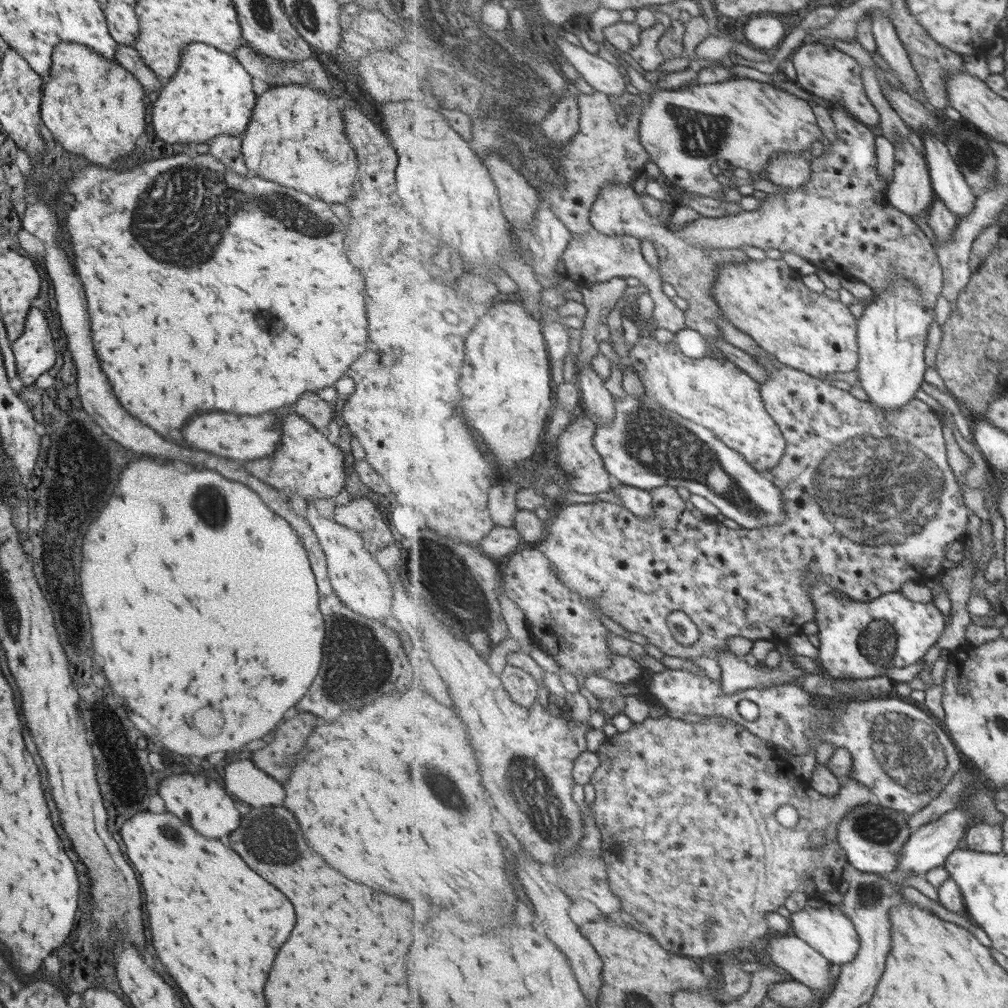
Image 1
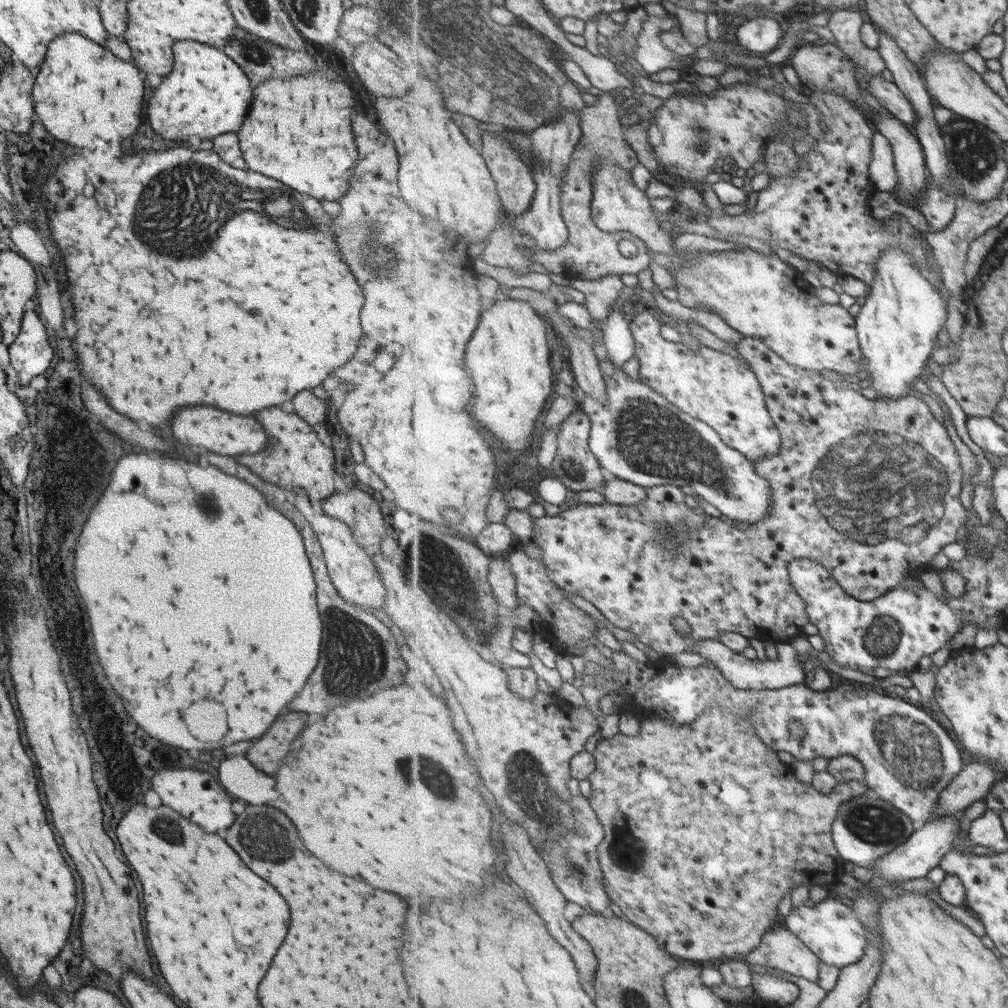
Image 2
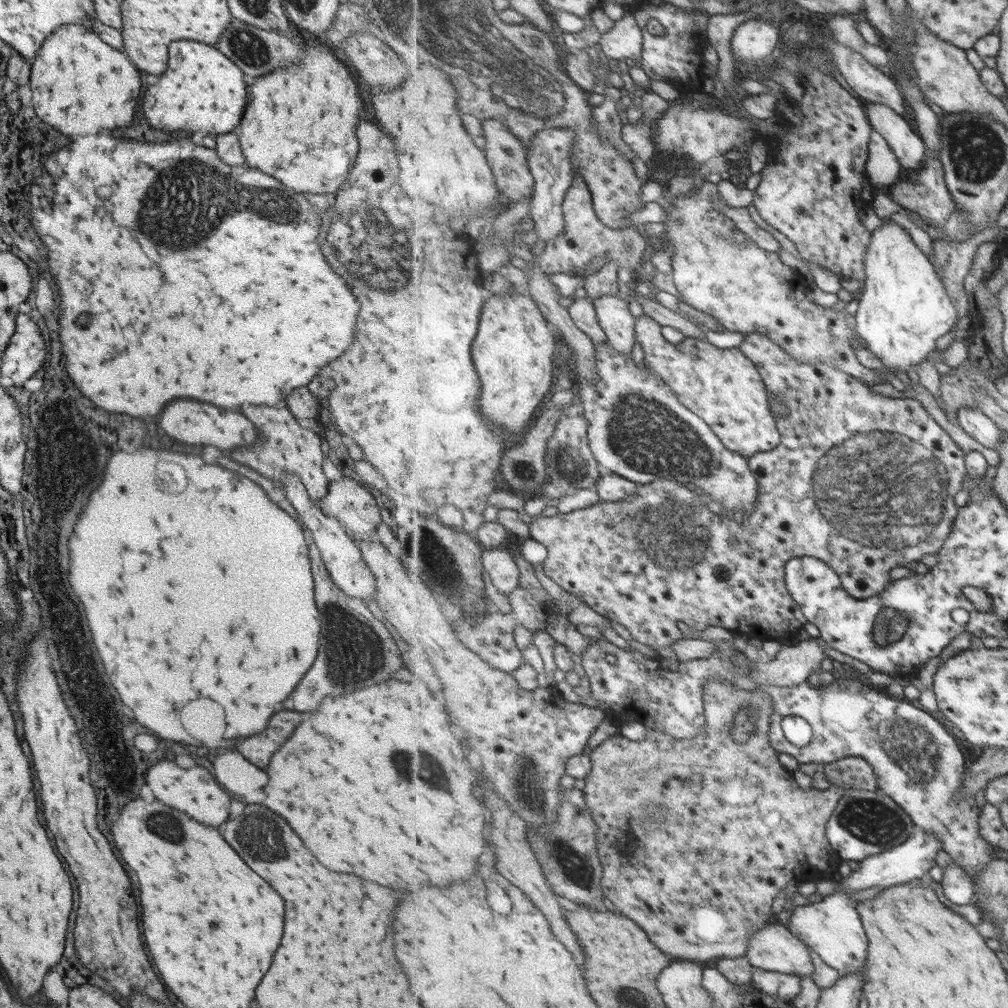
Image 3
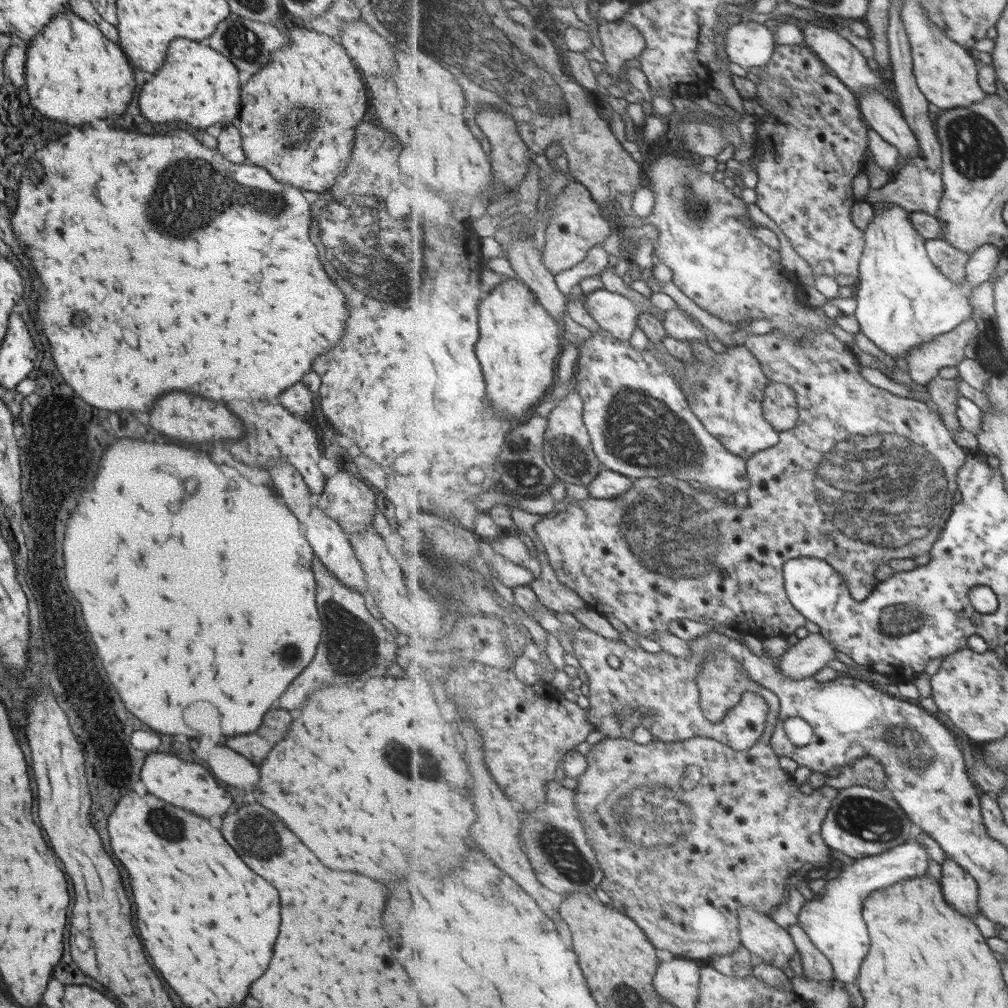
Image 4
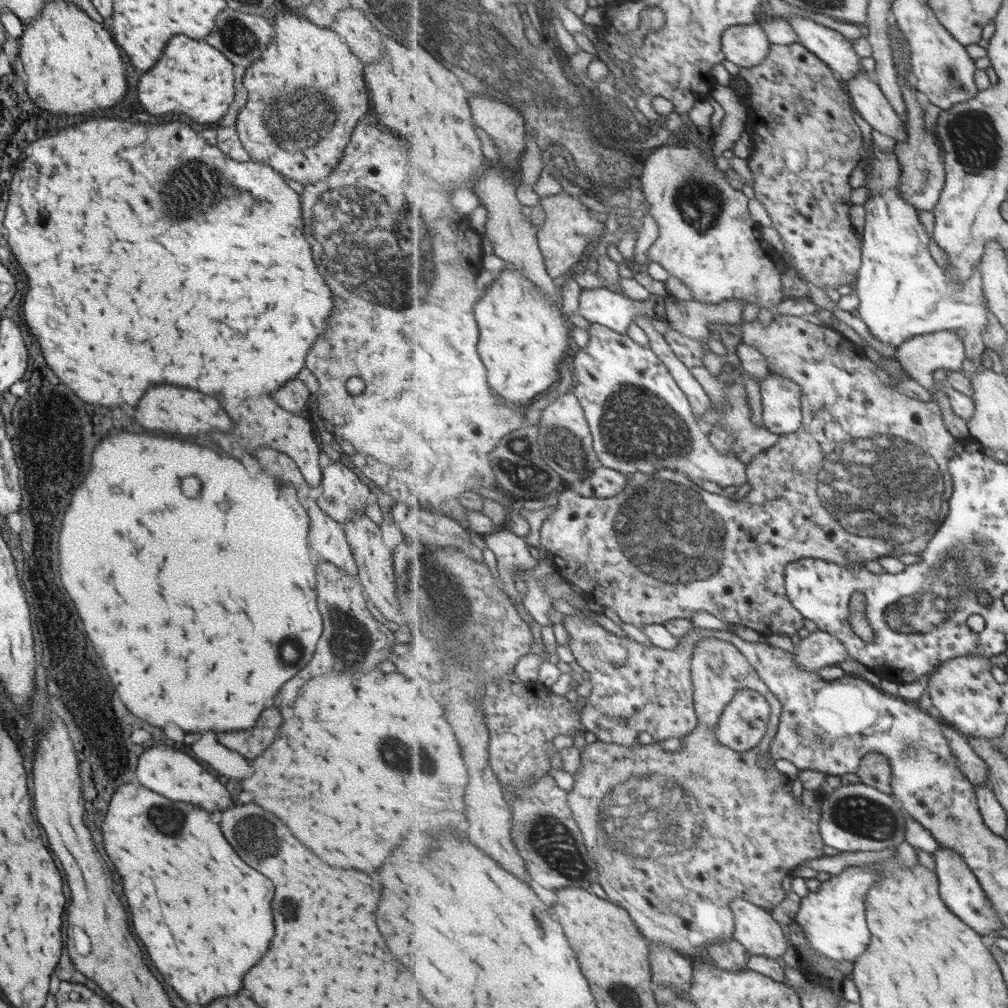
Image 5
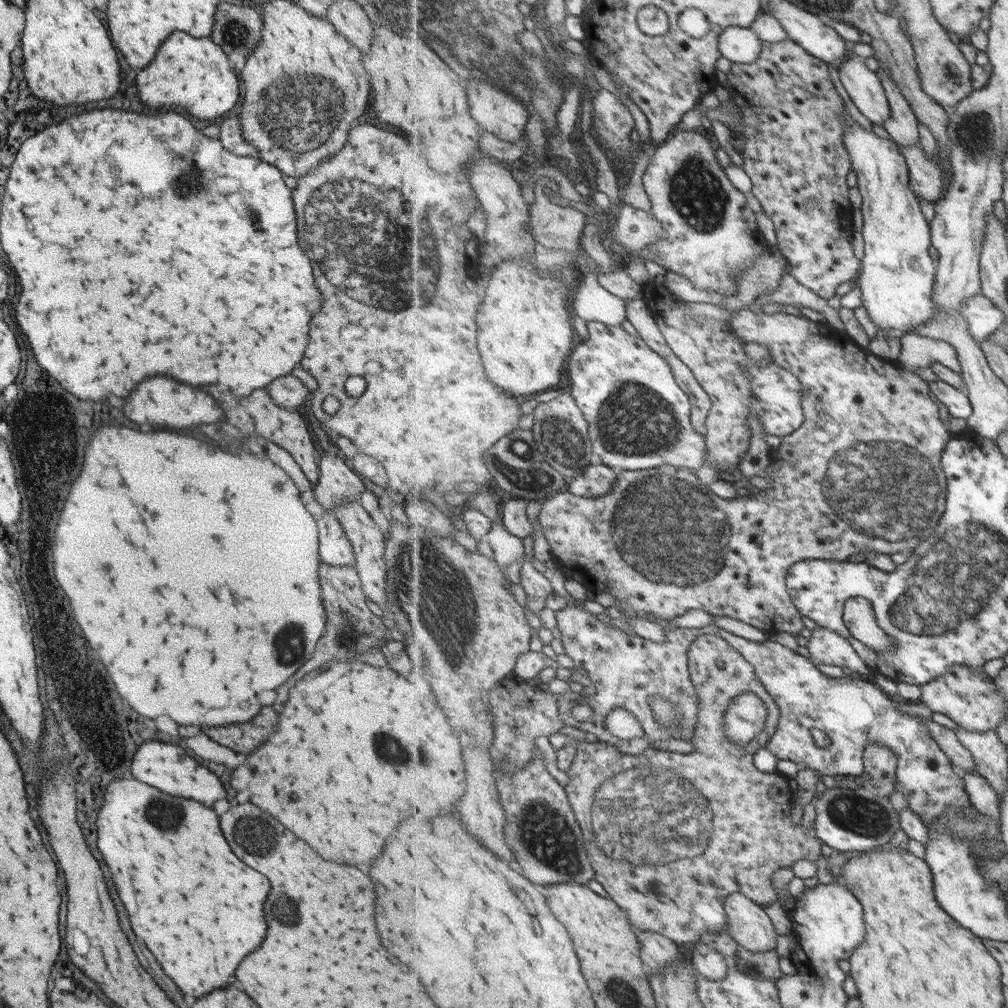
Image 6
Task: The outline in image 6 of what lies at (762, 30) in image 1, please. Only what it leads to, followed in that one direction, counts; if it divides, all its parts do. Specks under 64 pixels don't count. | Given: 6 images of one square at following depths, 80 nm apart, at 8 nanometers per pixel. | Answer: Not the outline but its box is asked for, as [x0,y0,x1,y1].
[719,26,763,64]

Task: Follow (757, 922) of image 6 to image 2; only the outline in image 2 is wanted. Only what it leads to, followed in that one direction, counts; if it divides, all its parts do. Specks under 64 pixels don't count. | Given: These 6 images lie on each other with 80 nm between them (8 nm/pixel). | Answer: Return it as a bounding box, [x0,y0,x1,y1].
[747,926,821,983]

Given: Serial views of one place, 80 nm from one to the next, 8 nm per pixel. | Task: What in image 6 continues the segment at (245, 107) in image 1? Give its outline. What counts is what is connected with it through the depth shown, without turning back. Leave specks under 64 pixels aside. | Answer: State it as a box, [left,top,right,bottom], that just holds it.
[135,32,239,120]

